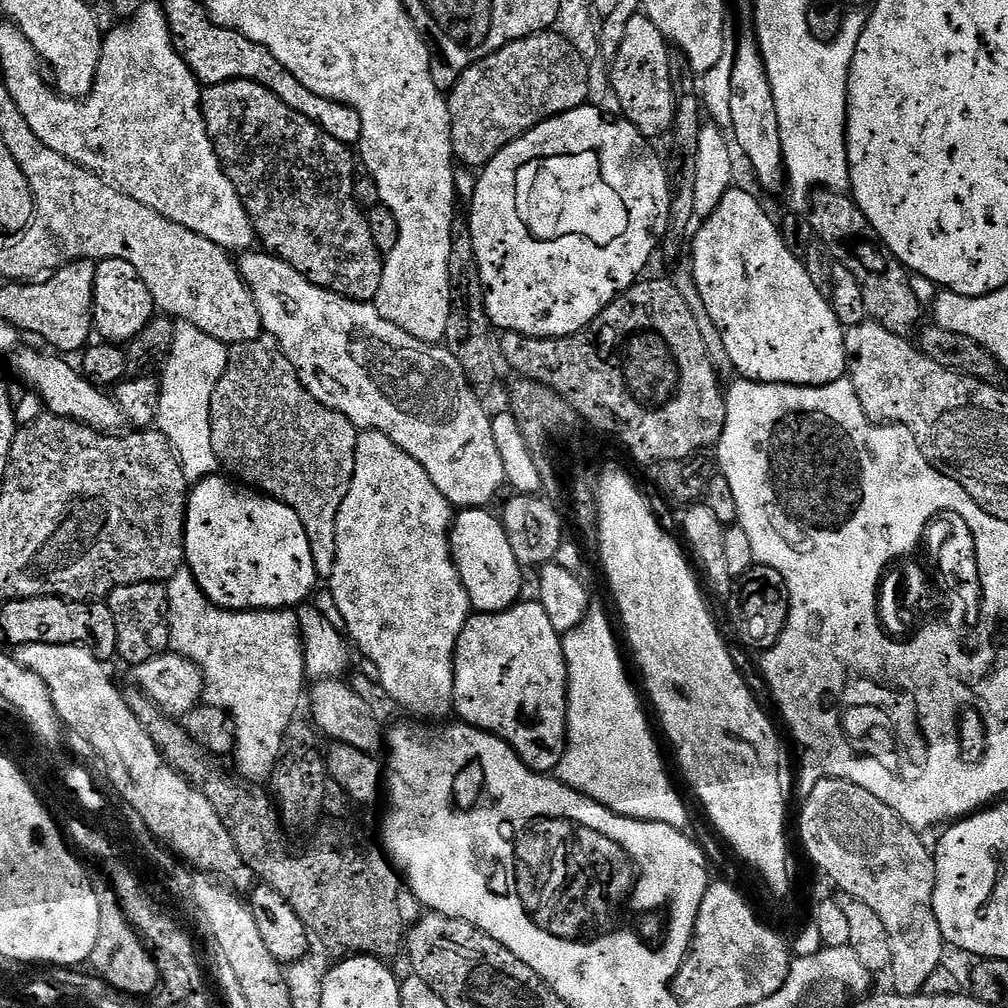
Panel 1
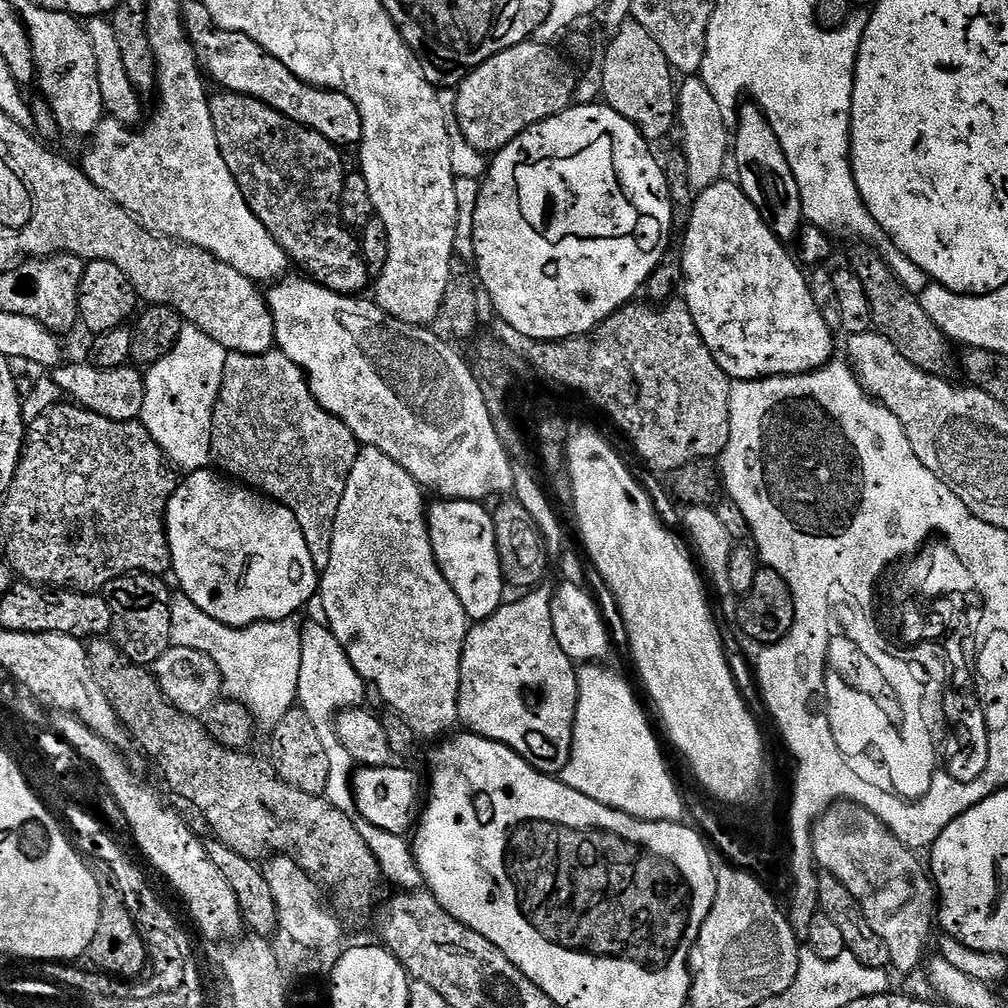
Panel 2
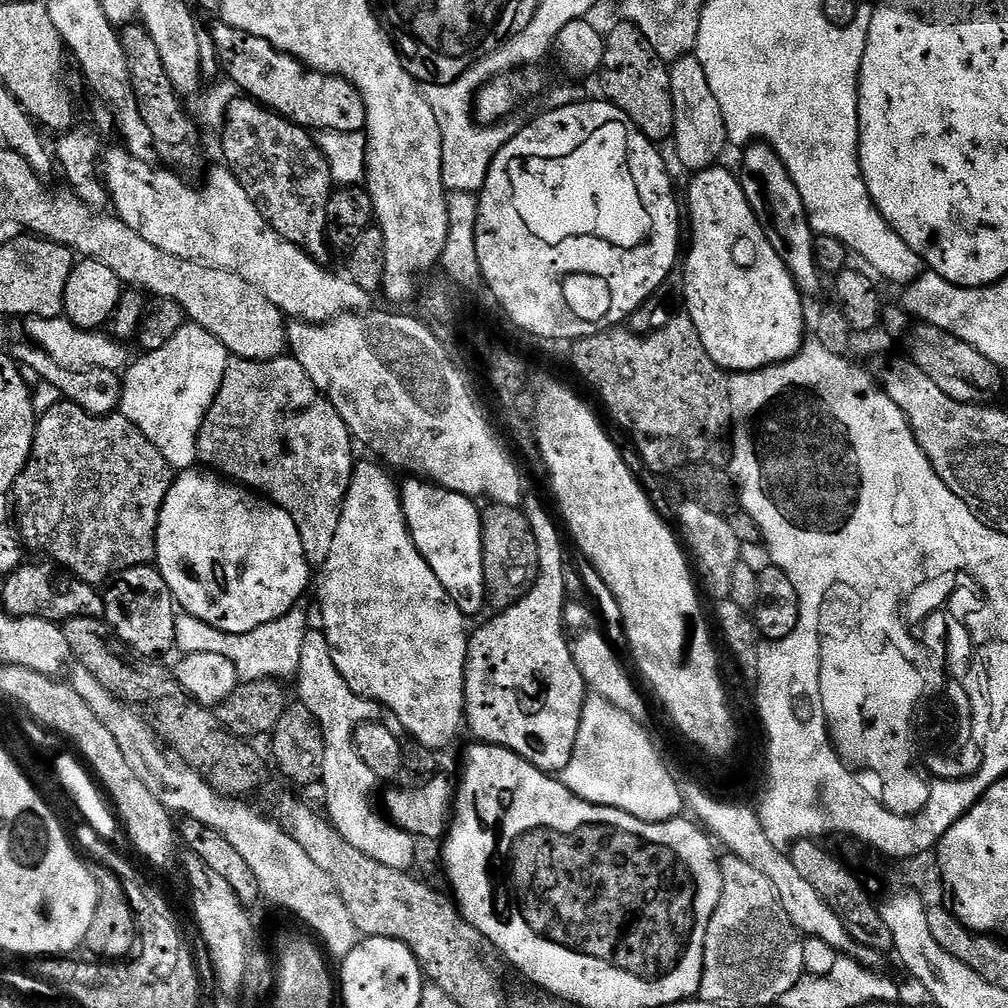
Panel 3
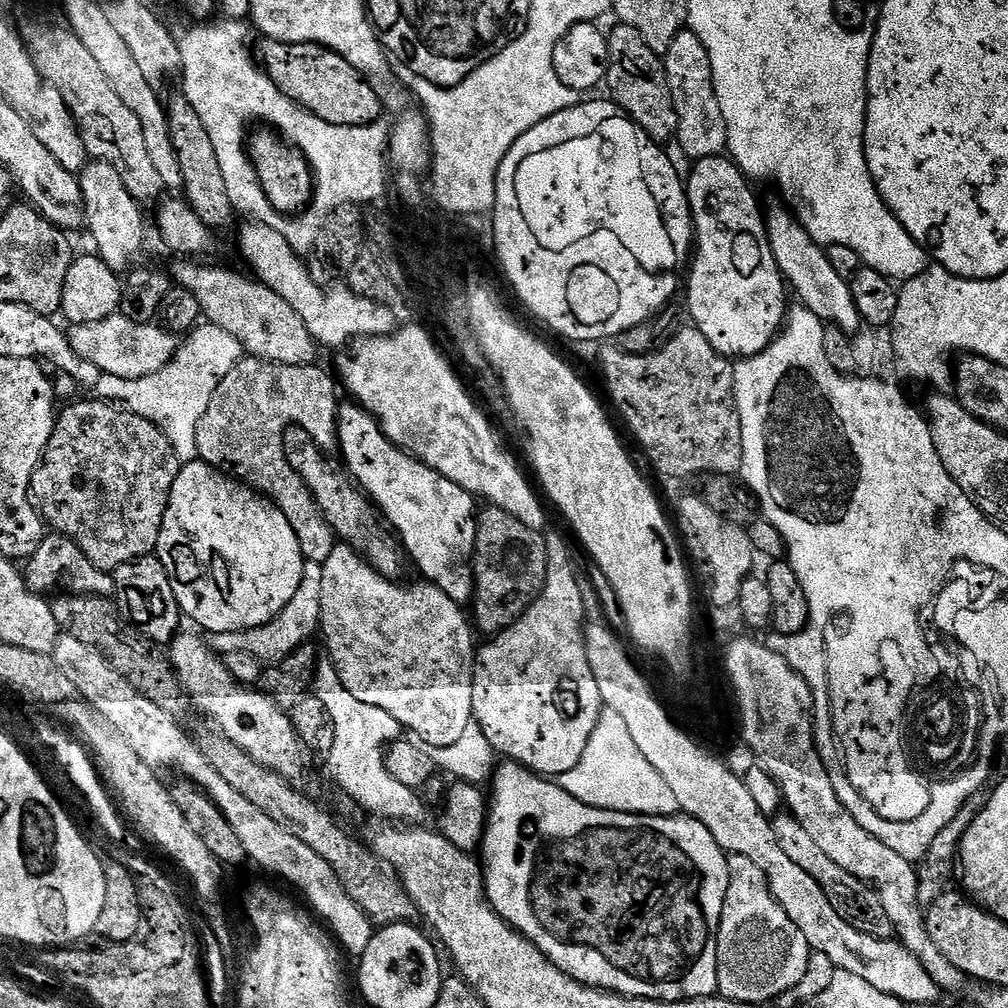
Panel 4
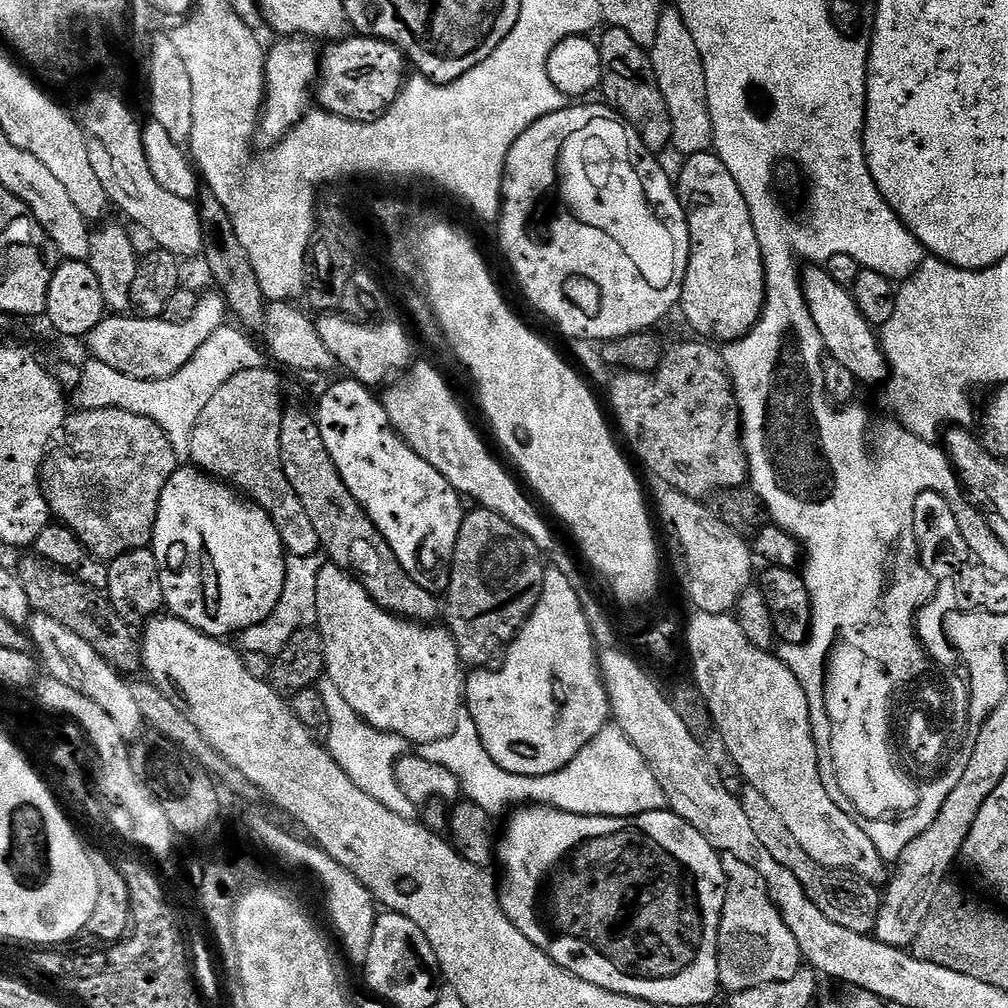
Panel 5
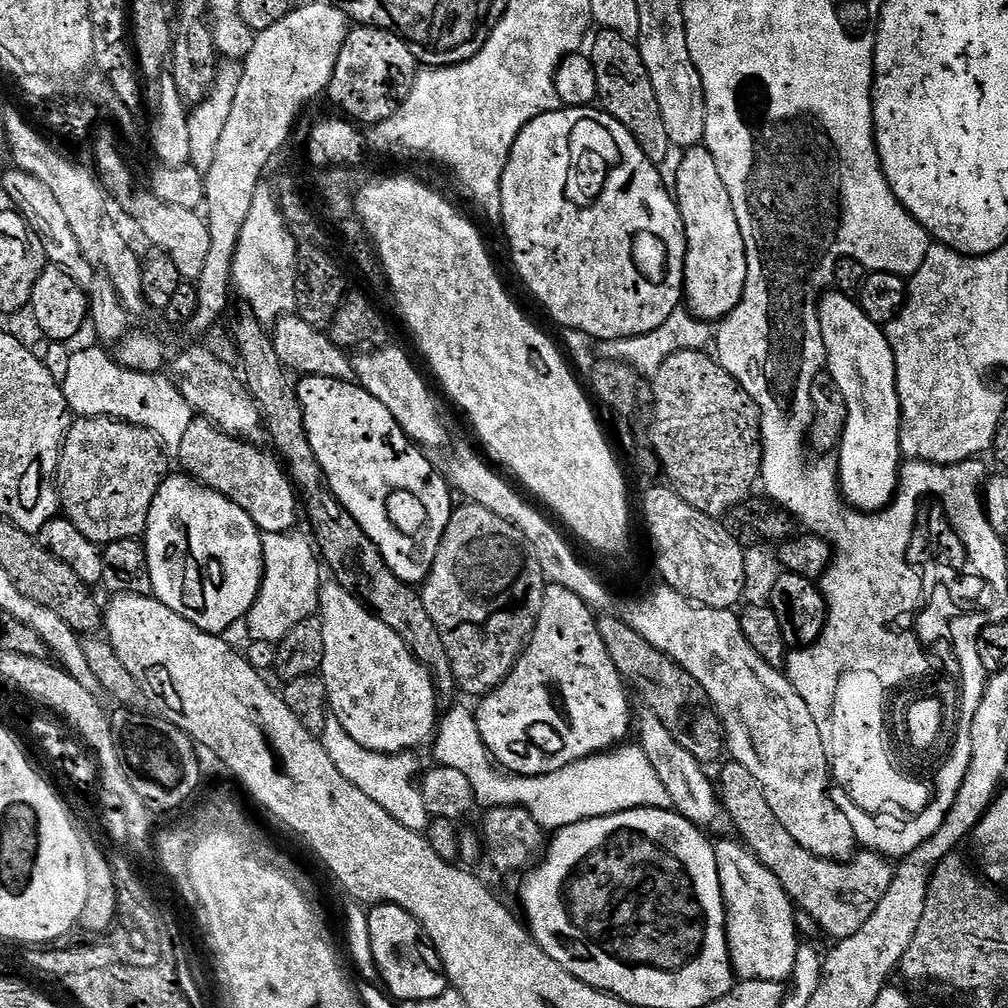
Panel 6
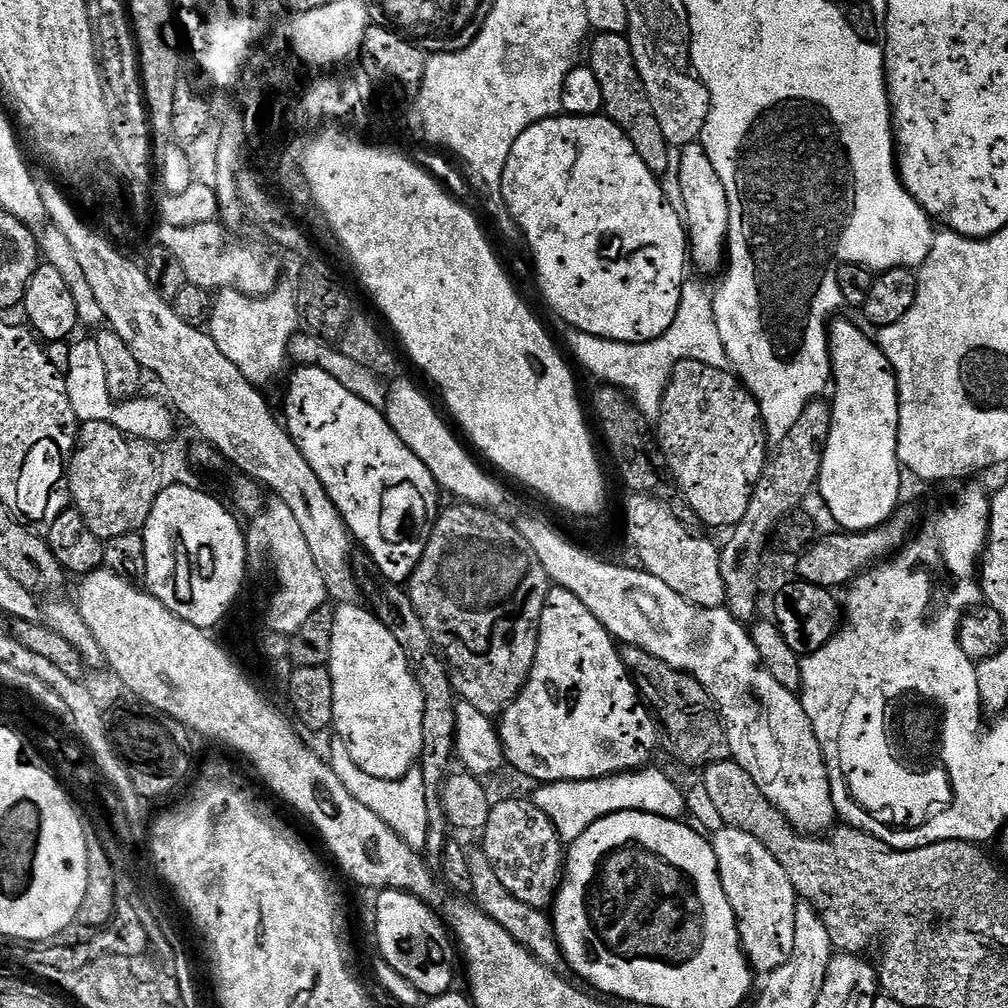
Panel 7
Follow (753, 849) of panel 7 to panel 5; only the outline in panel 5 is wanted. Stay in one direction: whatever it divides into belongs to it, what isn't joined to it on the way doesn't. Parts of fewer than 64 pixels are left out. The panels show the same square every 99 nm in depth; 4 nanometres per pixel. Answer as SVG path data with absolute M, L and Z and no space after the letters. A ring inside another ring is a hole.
M724 856L724 877L728 885L724 887L724 909L718 930L718 974L720 986L725 993L754 990L754 986L766 986L766 982L786 982L786 978L794 978L794 974L802 967L802 957L798 942L794 942L794 934L790 934L790 926L782 918L782 914L774 906L764 879L758 870L750 870L746 862L738 862L738 858Z

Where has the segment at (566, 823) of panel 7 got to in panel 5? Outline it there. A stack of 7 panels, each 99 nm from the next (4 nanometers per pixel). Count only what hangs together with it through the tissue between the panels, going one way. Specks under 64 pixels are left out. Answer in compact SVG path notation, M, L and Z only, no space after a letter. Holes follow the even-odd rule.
M462 710L458 722L454 722L454 730L450 730L446 738L438 738L438 742L419 745L418 754L427 762L450 770L461 784L466 800L481 807L492 818L517 806L557 808L579 816L641 816L643 812L659 812L665 807L664 791L658 778L654 778L638 746L626 738L617 724L609 723L585 748L588 752L583 749L556 773L541 776L507 773L486 752L471 714Z

